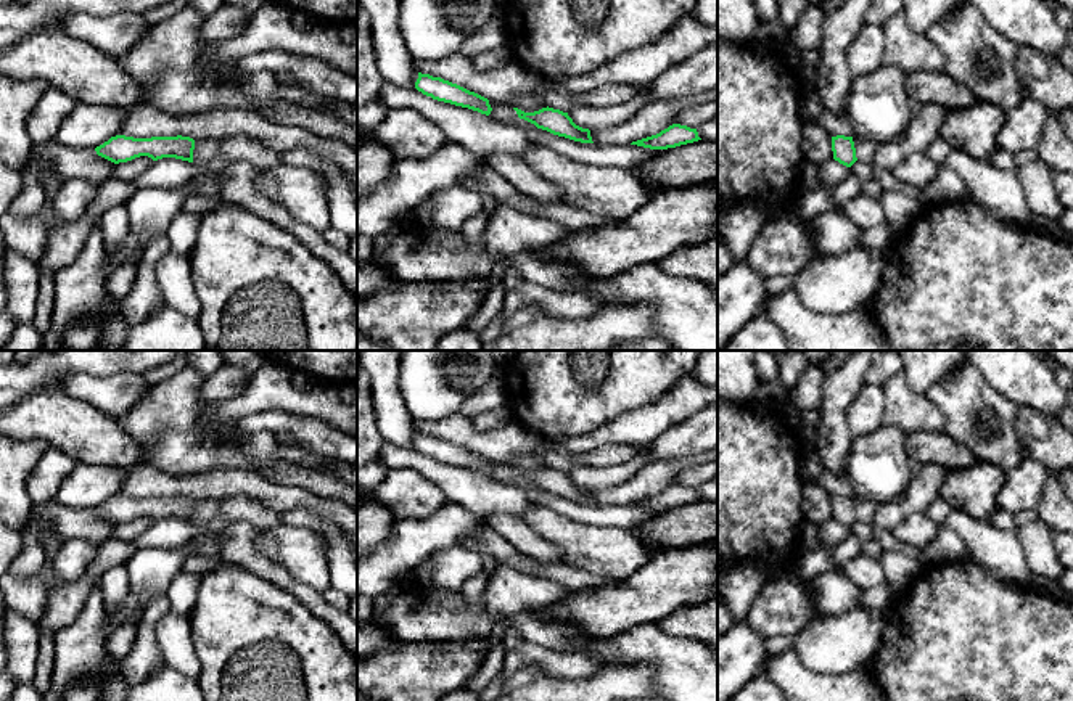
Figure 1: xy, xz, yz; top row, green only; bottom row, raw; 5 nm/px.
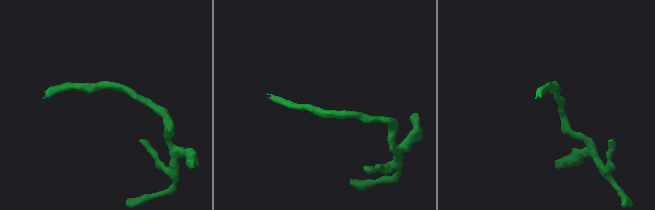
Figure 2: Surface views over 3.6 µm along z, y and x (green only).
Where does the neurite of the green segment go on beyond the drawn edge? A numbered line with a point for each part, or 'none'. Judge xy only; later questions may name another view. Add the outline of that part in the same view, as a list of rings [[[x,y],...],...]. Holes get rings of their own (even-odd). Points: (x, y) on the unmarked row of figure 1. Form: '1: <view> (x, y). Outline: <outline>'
none

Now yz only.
none

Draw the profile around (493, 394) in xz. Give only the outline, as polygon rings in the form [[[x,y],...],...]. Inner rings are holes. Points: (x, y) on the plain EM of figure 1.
[[[494,376],[463,402],[460,413],[475,418],[499,407],[507,407],[507,389],[505,381]]]

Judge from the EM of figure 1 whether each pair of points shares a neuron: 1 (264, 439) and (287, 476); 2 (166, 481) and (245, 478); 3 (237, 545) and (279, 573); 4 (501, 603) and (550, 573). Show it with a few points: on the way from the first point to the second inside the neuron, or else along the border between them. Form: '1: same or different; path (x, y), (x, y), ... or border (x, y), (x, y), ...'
1: same; path (264, 449), (266, 455), (277, 467)
2: same; path (185, 484), (226, 483)
3: same; path (246, 553), (269, 569)
4: different; border (522, 569), (552, 579), (570, 590)

